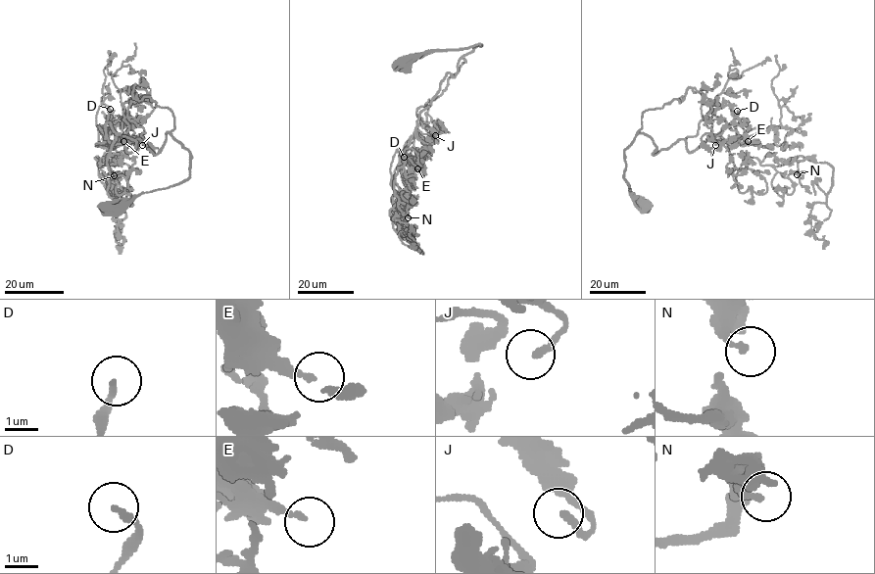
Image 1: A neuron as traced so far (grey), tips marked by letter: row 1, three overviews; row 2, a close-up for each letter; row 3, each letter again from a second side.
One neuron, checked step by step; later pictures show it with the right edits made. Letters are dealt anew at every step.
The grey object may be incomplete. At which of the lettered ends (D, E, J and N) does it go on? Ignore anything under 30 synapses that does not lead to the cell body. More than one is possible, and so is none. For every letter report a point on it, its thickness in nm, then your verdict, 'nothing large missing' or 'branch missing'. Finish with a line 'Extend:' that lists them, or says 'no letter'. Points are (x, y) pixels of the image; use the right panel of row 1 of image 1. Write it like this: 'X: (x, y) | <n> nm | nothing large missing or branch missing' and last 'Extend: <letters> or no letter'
D: (737, 111) | 170 nm | branch missing
E: (748, 141) | 180 nm | nothing large missing
J: (715, 145) | 190 nm | nothing large missing
N: (797, 174) | 120 nm | nothing large missing
Extend: D

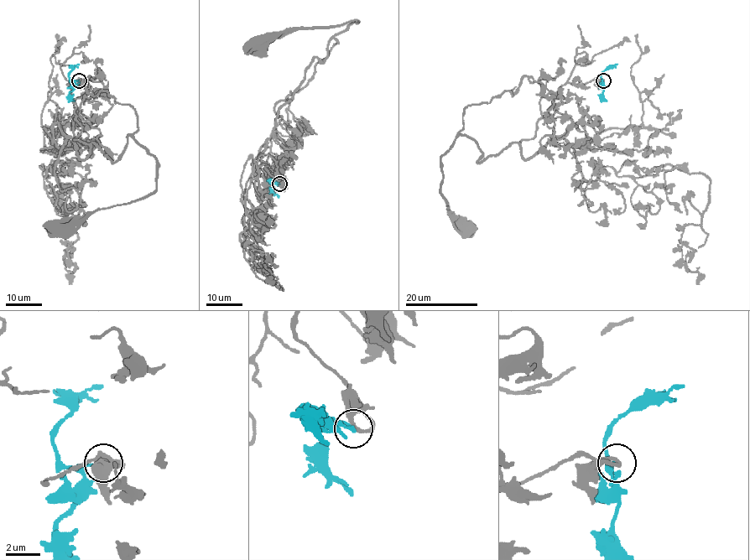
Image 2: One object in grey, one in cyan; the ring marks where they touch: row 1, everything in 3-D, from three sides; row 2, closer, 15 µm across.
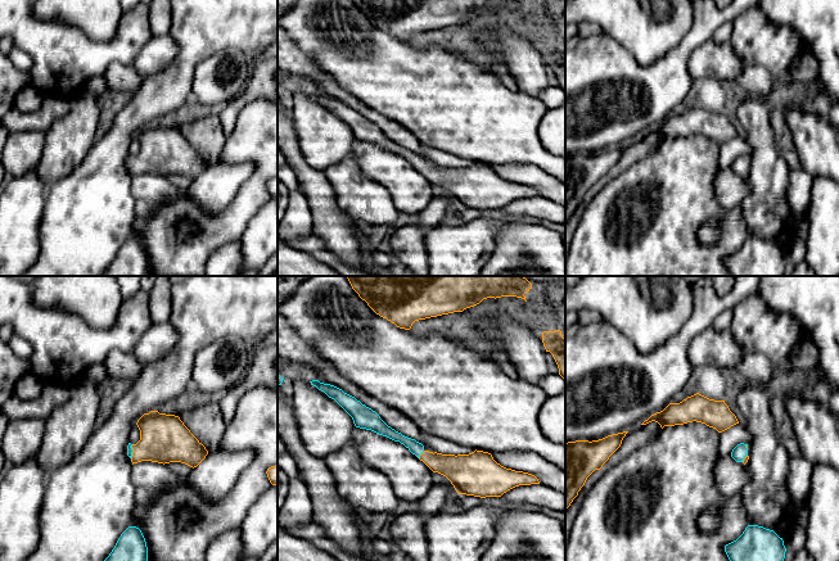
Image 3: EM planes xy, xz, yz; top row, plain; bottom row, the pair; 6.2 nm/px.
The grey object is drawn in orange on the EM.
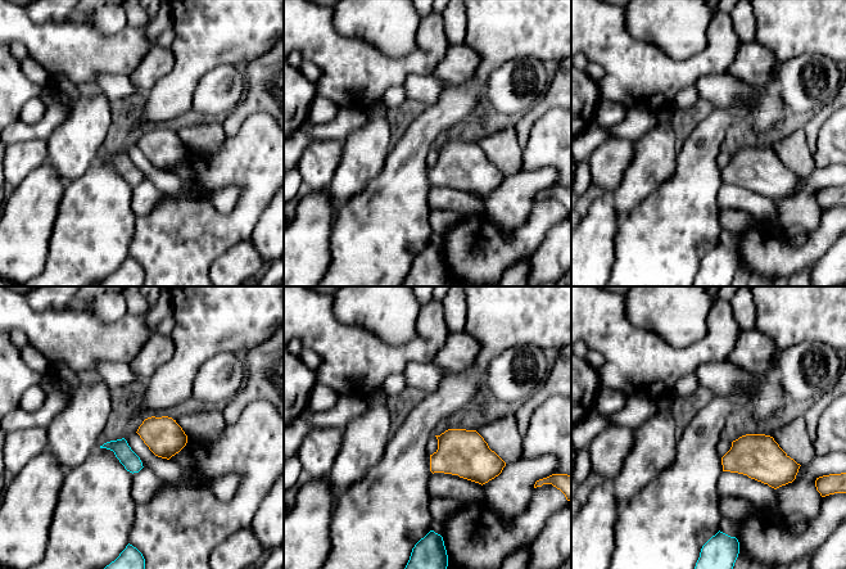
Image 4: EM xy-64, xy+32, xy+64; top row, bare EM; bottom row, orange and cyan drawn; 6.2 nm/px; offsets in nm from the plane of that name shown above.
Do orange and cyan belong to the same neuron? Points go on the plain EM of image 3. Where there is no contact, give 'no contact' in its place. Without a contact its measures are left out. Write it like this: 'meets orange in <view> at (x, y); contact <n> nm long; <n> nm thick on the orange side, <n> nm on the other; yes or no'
meets orange in xz at (420, 167); contact 60 nm long; 180 nm thick on the orange side, 90 nm on the other; yes

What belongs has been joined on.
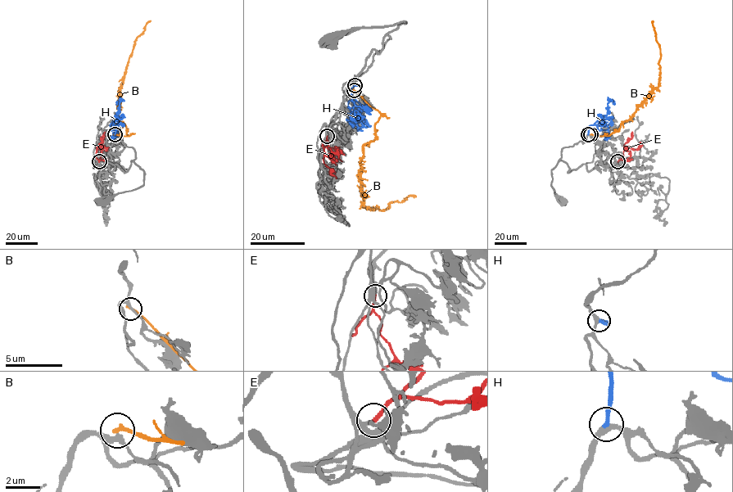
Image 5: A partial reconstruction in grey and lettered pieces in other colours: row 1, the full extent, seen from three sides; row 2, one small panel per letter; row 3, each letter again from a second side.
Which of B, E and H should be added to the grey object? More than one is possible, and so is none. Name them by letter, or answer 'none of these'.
E, H

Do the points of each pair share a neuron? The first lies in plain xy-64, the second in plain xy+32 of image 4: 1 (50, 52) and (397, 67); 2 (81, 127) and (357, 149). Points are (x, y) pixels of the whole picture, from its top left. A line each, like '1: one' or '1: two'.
1: one
2: one

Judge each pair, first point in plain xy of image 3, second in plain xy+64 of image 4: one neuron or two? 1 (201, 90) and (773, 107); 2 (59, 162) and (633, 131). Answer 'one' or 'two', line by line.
1: two
2: two

